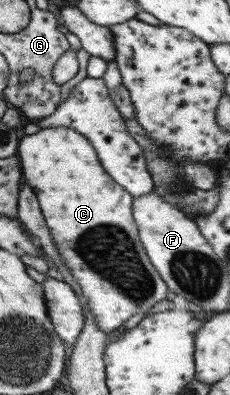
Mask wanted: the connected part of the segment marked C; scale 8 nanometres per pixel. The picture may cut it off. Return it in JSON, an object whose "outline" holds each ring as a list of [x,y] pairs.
{"outline":[[[64,126],[42,129],[42,131],[34,133],[34,135],[26,135],[26,137],[20,141],[18,153],[20,153],[20,159],[22,159],[22,169],[24,169],[24,175],[26,175],[26,183],[30,183],[30,187],[36,191],[36,195],[38,195],[38,199],[40,199],[40,205],[42,205],[42,211],[44,211],[43,214],[44,217],[46,217],[45,220],[53,233],[53,240],[56,242],[62,257],[71,267],[72,273],[81,283],[84,295],[87,297],[87,302],[89,303],[89,308],[91,309],[91,312],[96,314],[99,326],[107,334],[124,328],[125,323],[131,317],[134,317],[134,315],[138,315],[138,313],[145,313],[145,315],[148,315],[148,313],[152,311],[154,305],[158,305],[160,301],[164,301],[164,299],[168,297],[168,291],[170,291],[169,284],[166,283],[166,280],[160,275],[157,267],[152,263],[152,260],[142,243],[137,220],[133,214],[133,195],[129,191],[126,191],[125,187],[116,183],[109,173],[106,172],[96,148],[85,135],[82,135],[82,132]]]}

